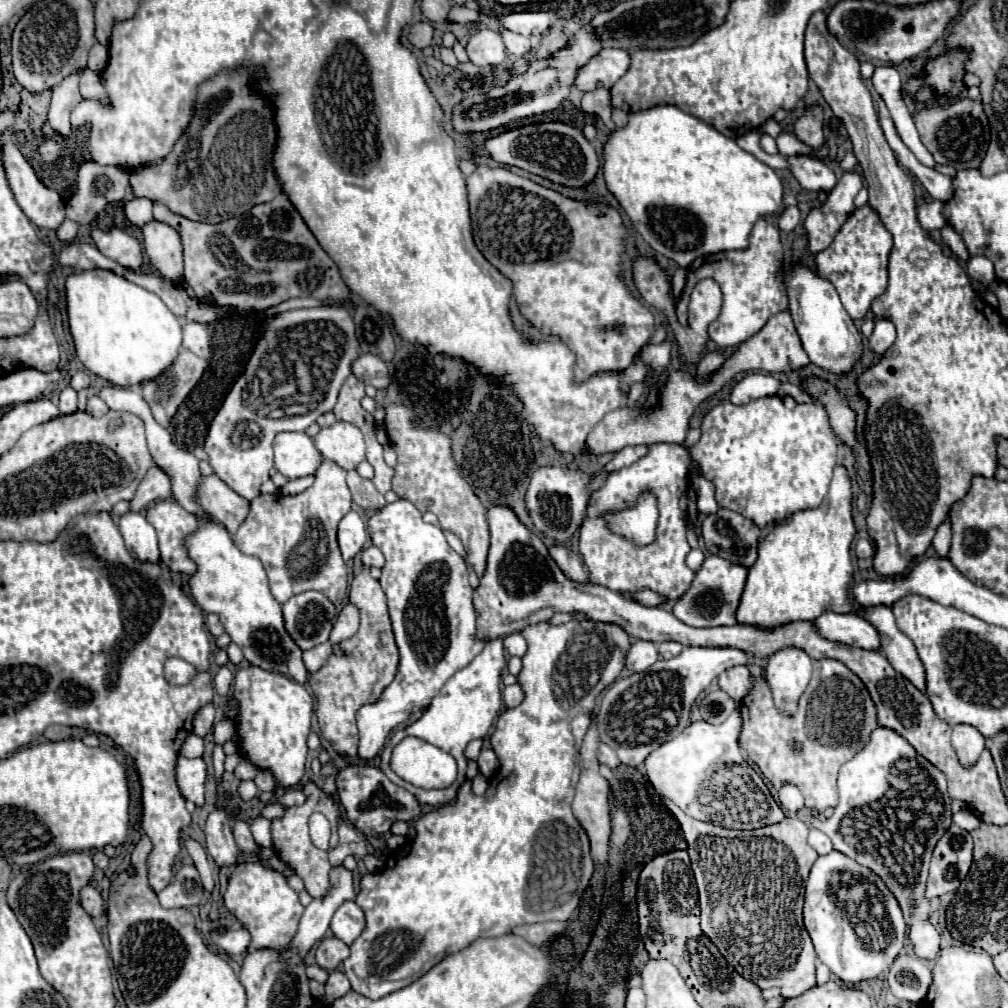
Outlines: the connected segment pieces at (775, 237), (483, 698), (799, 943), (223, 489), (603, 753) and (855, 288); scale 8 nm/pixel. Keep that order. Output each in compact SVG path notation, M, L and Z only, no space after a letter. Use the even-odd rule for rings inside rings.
M759 220L751 232L749 248L735 250L735 252L719 252L713 256L705 256L701 260L697 258L687 268L687 284L677 302L679 324L687 326L687 304L689 304L691 288L701 278L713 278L723 292L723 310L721 310L721 316L709 326L709 338L721 348L737 346L749 340L767 324L771 316L787 310L781 266L783 266L783 244L779 240L779 228L767 220Z
M489 640L483 648L481 654L477 654L473 658L473 662L469 666L465 666L461 672L455 672L447 682L445 682L445 688L439 690L435 702L431 702L431 706L423 712L423 716L413 722L411 726L407 728L401 728L397 730L391 740L387 742L387 746L383 748L381 752L381 770L387 774L387 778L391 782L395 782L397 786L413 792L417 796L417 800L421 804L427 804L427 806L443 806L443 804L449 804L455 800L457 796L457 790L459 786L465 782L465 770L467 770L467 758L465 758L465 748L471 740L475 738L483 738L487 736L489 728L493 726L497 714L499 714L499 708L501 708L501 690L499 690L499 680L501 680L501 670L507 668L513 676L519 674L521 670L521 658L517 656L511 656L508 660L505 660L505 650L503 650L503 642L501 640ZM407 736L417 736L445 752L449 752L451 756L455 756L457 764L459 764L459 778L449 786L449 788L443 788L443 790L425 790L425 788L417 788L413 784L407 784L405 780L401 780L391 768L389 768L389 758L391 758L391 750Z
M667 798L663 802L679 820L689 844L705 936L741 976L761 988L779 986L783 998L813 988L815 950L801 916L805 882L819 856L807 844L809 826L787 816L783 822L749 832L729 830L687 816Z
M215 474L211 476L201 476L201 492L197 496L199 504L215 516L217 522L223 526L229 526L227 532L235 534L241 522L247 518L249 512L249 502L241 498L237 492L231 494L231 488L219 480Z
M599 744L599 750L597 750L597 758L601 764L609 766L609 768L617 768L619 766L619 760L617 760L617 754L613 752L613 748L609 748L607 744Z
M865 204L863 208L855 208L853 210L853 214L847 218L847 222L837 232L835 240L831 242L831 246L815 256L815 270L817 270L817 274L821 278L829 280L837 288L837 294L841 296L841 304L849 312L851 320L855 320L855 322L863 320L867 316L867 310L869 310L871 302L877 296L881 296L881 292L885 292L888 284L888 262L891 248L893 248L891 232L887 232L885 224L881 224L881 218L877 216L877 212L869 204Z

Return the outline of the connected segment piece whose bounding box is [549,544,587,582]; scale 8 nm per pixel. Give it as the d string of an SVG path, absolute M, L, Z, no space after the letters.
M551 544L549 554L557 562L557 566L565 572L567 578L571 578L575 582L587 582L587 572L585 572L585 566L577 552L571 552L563 544Z

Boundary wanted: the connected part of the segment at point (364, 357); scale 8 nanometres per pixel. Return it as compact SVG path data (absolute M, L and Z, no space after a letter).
M361 354L353 362L353 374L365 384L375 386L377 390L385 390L389 386L389 370L387 364L373 354Z

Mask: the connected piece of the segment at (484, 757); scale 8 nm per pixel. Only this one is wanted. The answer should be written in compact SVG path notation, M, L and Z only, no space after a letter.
M491 748L481 750L481 754L477 758L477 764L479 764L479 772L483 776L487 776L487 778L499 768L499 760L497 760L497 756L495 756L495 752Z

